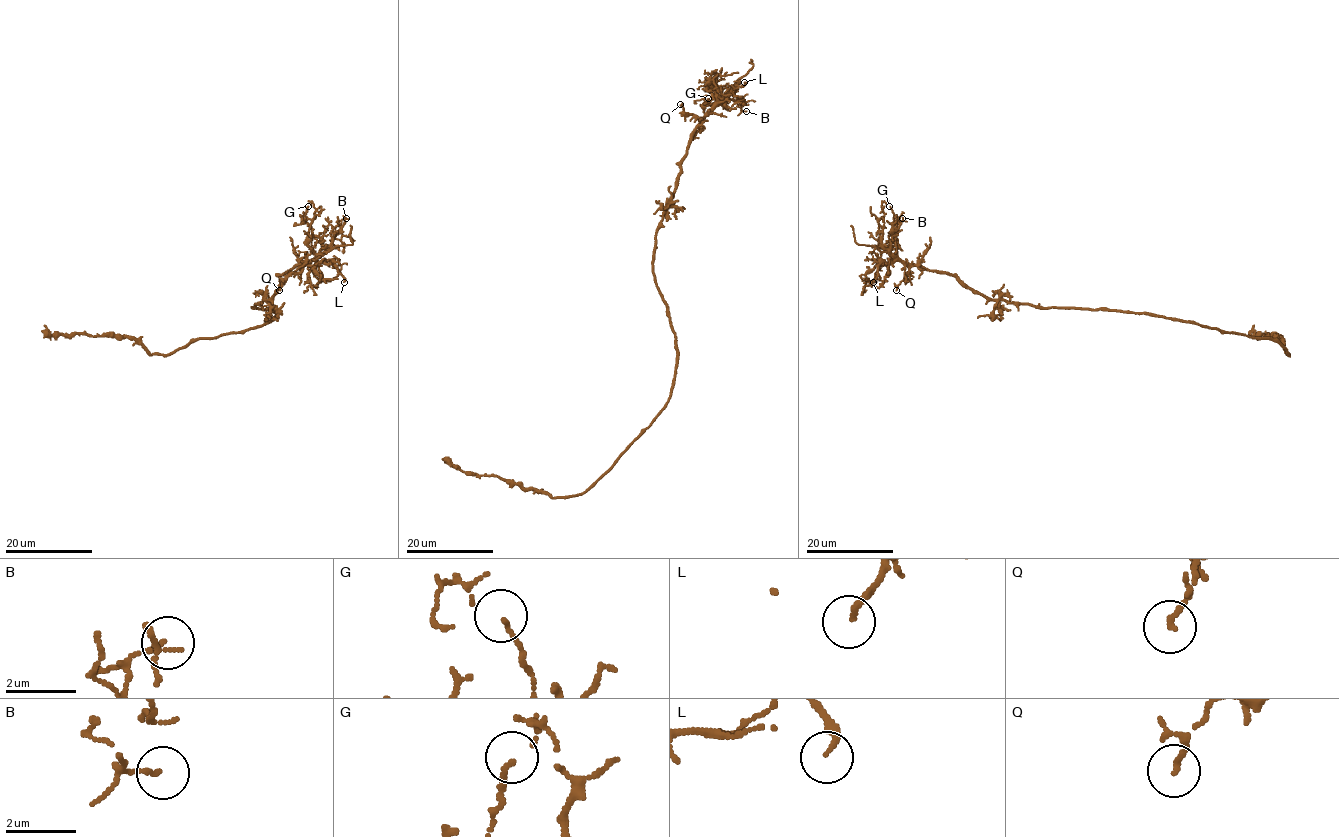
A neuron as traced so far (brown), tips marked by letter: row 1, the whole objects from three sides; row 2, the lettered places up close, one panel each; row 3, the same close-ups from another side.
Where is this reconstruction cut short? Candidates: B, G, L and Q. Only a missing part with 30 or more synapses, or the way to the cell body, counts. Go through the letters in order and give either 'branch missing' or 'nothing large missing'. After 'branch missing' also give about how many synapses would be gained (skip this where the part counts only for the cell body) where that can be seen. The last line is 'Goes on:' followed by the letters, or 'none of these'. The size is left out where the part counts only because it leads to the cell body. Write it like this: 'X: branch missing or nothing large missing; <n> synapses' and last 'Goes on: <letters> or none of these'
B: nothing large missing
G: nothing large missing
L: nothing large missing
Q: nothing large missing
Goes on: none of these

